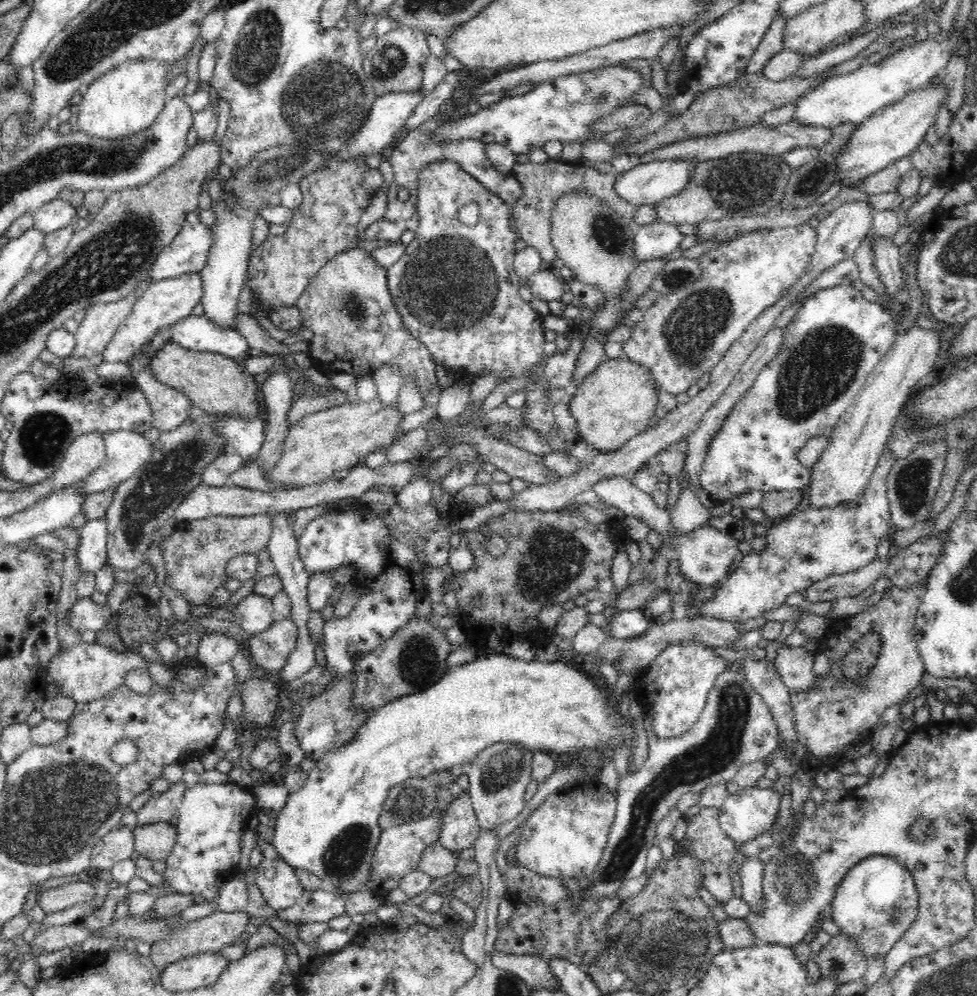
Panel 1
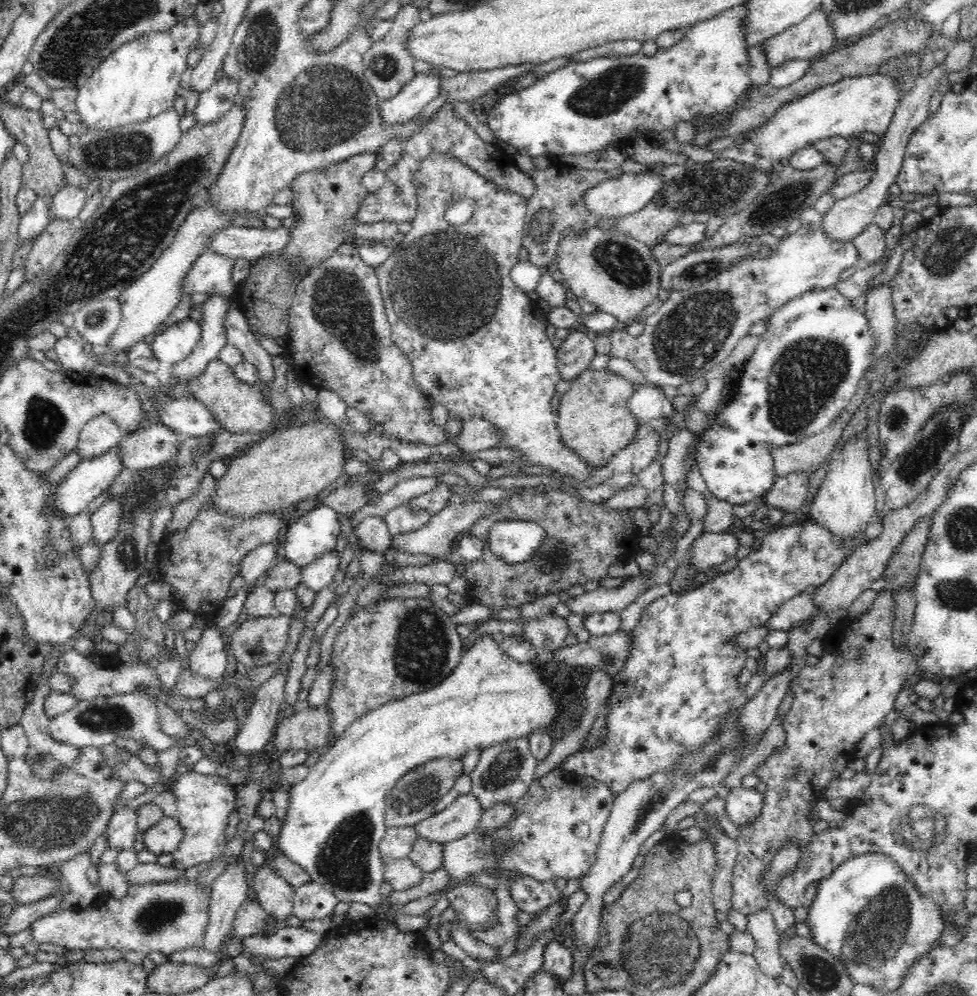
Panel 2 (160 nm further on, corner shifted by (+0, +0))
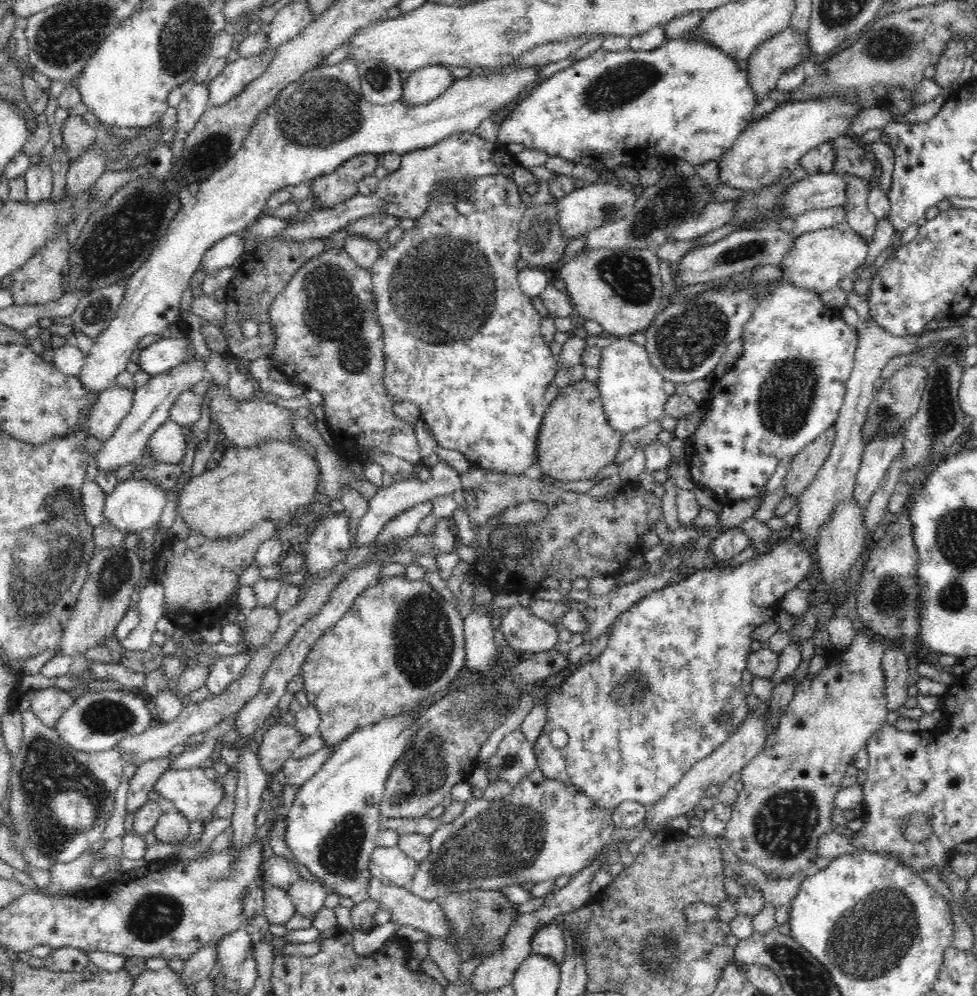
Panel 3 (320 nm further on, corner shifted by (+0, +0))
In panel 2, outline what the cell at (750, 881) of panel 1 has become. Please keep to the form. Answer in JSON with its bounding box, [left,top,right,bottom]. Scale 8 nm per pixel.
[747,908,784,978]

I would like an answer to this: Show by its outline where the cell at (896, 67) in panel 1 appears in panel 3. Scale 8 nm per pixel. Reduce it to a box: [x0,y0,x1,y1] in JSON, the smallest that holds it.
[719,98,862,193]

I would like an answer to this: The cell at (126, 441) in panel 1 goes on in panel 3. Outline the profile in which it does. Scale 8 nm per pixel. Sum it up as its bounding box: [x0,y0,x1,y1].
[145,419,185,464]

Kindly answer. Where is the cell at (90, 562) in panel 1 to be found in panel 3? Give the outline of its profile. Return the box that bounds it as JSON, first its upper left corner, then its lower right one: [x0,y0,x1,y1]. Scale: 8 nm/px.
[104,477,166,535]

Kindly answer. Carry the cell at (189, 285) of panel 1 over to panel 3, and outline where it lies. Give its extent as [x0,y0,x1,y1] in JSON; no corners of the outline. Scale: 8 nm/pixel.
[200,231,246,276]

